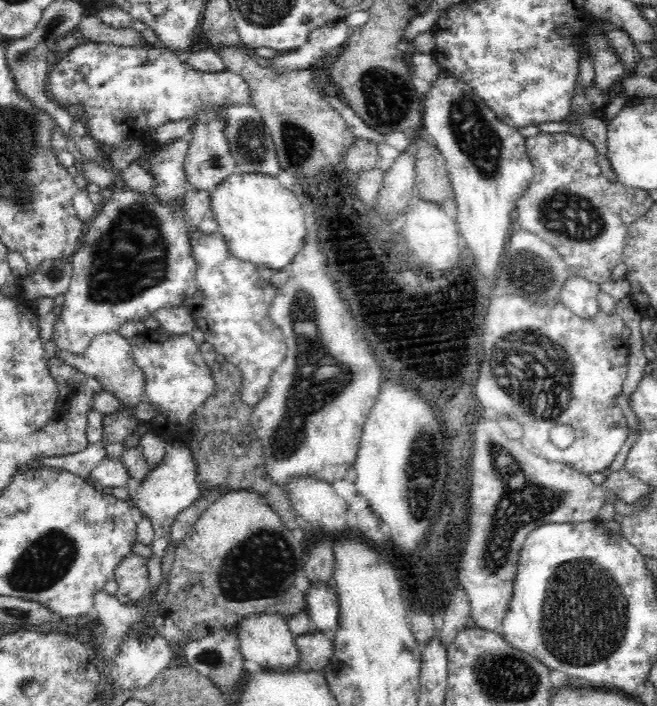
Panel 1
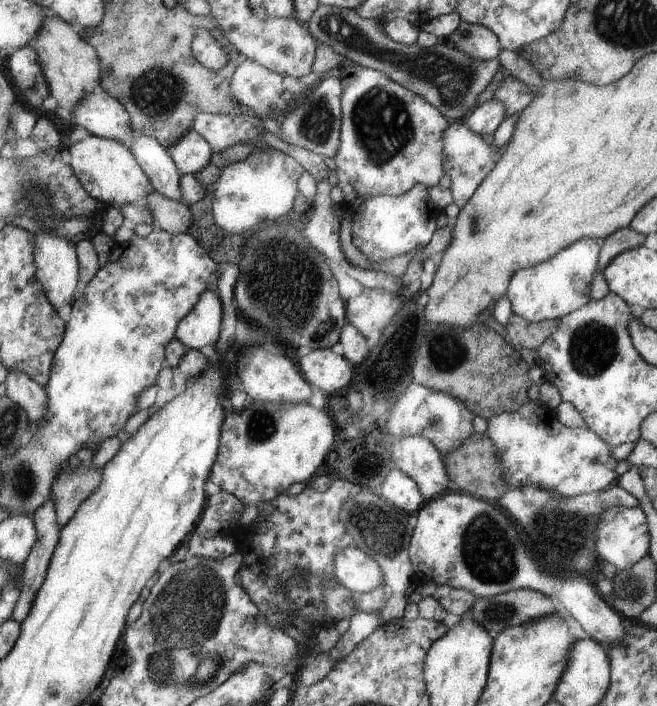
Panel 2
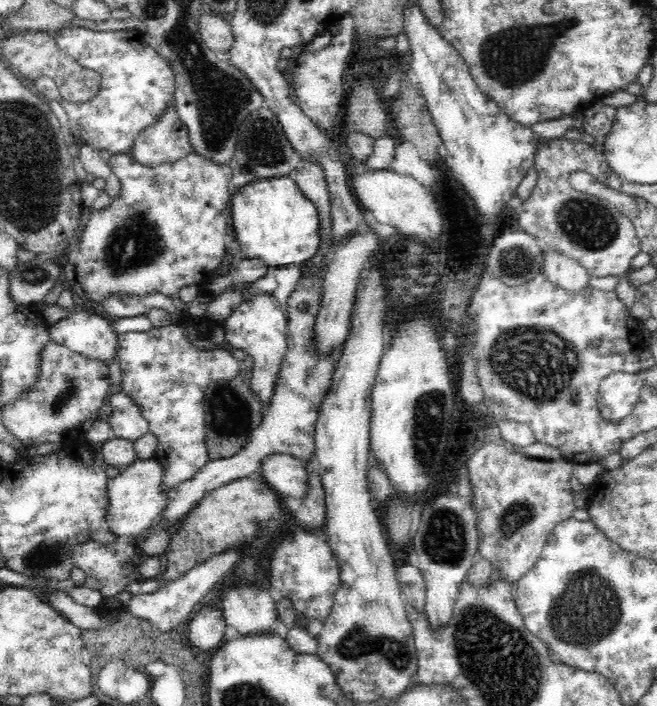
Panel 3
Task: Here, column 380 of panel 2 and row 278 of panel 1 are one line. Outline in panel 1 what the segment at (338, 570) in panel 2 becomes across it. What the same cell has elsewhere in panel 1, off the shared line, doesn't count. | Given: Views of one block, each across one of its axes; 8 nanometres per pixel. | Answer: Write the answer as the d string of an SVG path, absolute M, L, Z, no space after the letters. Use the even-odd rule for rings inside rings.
M582 274L569 275L560 288L559 301L574 314L591 318L601 310L598 304L598 284L584 278Z

